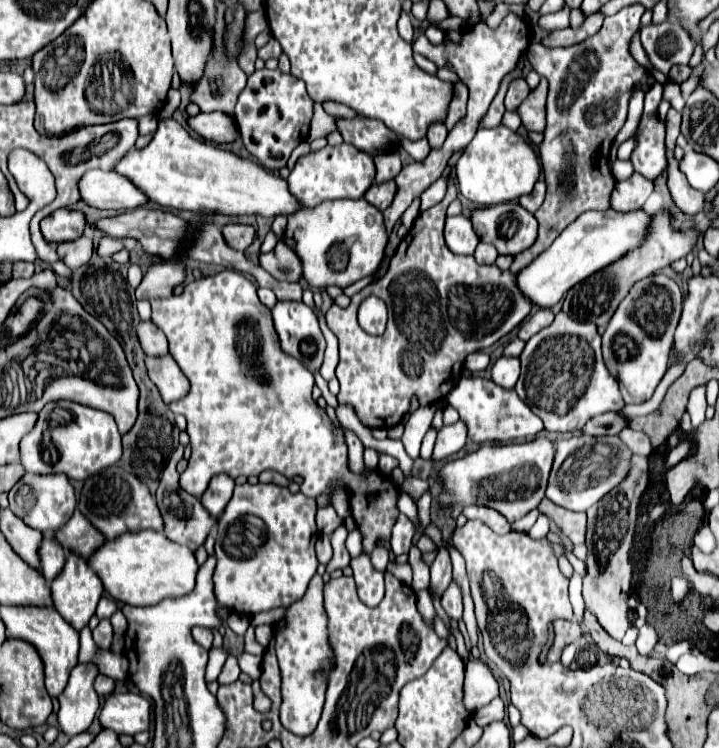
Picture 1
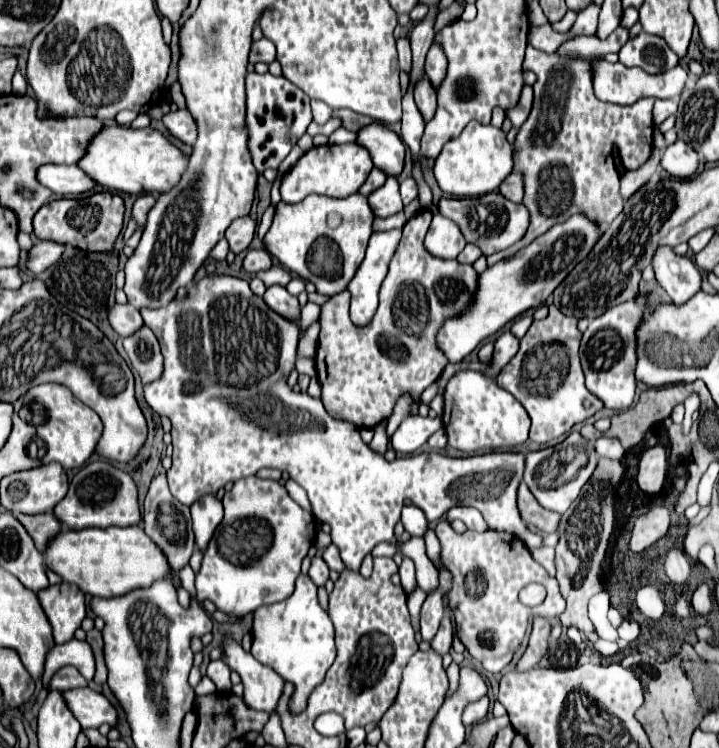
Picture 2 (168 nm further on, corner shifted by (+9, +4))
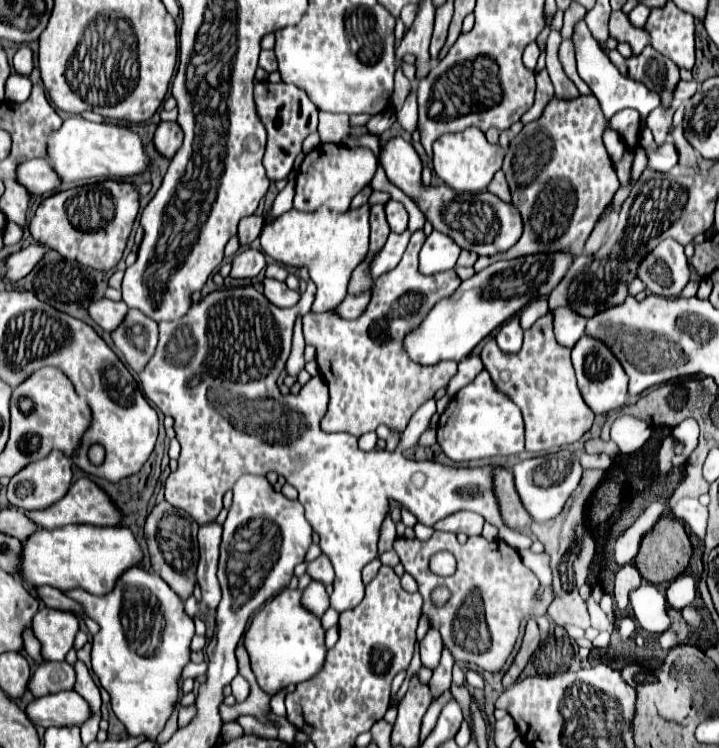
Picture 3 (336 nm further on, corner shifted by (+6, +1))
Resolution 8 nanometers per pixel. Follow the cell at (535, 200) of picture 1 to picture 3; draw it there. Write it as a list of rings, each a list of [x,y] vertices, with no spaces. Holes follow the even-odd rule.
[[[501,170],[495,172],[493,180],[491,180],[489,186],[487,186],[487,192],[495,194],[495,196],[501,198],[503,202],[511,202],[511,198],[509,198],[509,186],[507,186],[507,182],[505,182],[505,174],[503,174]]]

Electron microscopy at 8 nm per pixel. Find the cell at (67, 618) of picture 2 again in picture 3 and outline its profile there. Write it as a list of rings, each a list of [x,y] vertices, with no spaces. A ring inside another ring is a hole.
[[[41,608],[33,622],[33,632],[41,642],[41,658],[45,662],[61,662],[73,648],[75,634],[79,630],[79,620],[71,612]]]

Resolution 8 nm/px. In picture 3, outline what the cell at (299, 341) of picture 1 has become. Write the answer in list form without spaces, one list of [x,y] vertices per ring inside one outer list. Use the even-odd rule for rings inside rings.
[[[265,278],[263,280],[263,294],[265,298],[269,298],[275,306],[279,308],[289,308],[289,306],[295,306],[299,302],[299,294],[295,290],[289,290],[285,282],[279,282],[279,280],[273,280],[273,278]]]

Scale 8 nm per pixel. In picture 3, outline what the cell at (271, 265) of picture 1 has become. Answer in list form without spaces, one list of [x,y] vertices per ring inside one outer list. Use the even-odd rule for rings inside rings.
[[[243,248],[231,262],[231,278],[253,278],[265,268],[263,252],[255,248]]]

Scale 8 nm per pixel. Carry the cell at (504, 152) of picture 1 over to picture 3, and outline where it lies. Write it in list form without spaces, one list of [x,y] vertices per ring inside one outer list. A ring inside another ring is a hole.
[[[467,128],[457,134],[443,134],[433,142],[433,170],[435,174],[459,192],[481,192],[491,182],[493,174],[501,168],[503,156],[497,154],[497,146],[485,140],[485,134],[475,128]]]

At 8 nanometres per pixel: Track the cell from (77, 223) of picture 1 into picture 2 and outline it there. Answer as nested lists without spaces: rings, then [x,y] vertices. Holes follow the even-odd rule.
[[[96,193],[82,201],[80,199],[58,199],[58,201],[46,203],[34,215],[34,235],[38,239],[76,245],[80,249],[110,251],[122,229],[122,217],[124,217],[124,201],[118,195]]]

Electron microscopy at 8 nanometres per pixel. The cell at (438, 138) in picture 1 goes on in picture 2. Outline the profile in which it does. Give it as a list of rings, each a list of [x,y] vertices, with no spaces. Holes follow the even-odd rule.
[[[424,77],[416,89],[414,89],[414,99],[416,99],[416,107],[422,113],[424,121],[428,123],[432,119],[432,115],[436,113],[436,91],[434,87],[428,83],[428,77]]]

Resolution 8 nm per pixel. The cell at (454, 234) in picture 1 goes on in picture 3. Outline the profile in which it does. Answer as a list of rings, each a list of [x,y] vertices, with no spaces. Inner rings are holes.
[[[433,230],[421,248],[419,272],[435,274],[435,272],[451,270],[459,258],[459,252],[461,248],[455,242],[451,242],[451,238]]]

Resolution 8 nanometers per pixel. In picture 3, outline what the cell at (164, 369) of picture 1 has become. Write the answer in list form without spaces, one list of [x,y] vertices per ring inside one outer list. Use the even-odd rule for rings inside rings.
[[[129,310],[125,320],[111,332],[115,348],[125,356],[125,362],[139,372],[151,358],[157,346],[157,324],[139,310]]]

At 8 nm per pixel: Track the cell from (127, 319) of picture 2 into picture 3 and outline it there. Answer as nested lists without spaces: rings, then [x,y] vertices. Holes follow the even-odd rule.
[[[101,298],[101,300],[89,304],[87,314],[103,330],[111,332],[111,330],[115,330],[115,326],[119,322],[123,322],[123,314],[127,314],[127,304],[125,302],[113,302],[113,300]]]

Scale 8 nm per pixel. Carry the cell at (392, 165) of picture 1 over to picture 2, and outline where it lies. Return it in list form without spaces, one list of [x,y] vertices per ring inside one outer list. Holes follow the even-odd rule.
[[[374,167],[374,169],[370,171],[370,175],[368,175],[368,179],[366,179],[364,187],[360,187],[360,193],[362,193],[362,195],[370,195],[370,191],[374,191],[374,189],[382,187],[386,179],[388,179],[388,175],[386,175],[382,169]]]

